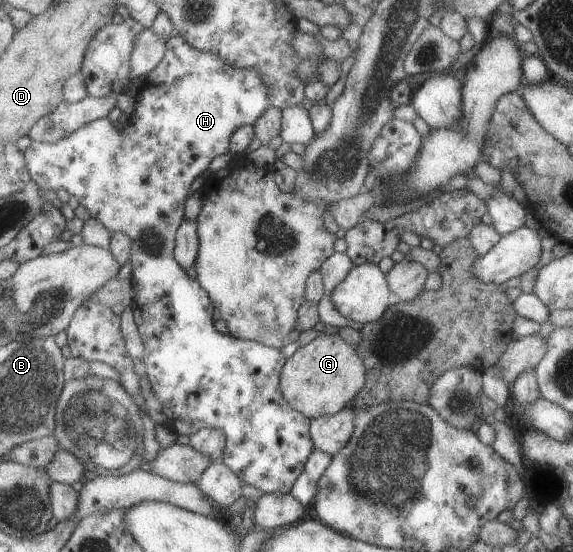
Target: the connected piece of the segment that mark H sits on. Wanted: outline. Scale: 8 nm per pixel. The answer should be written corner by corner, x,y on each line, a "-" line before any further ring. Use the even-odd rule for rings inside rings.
177,35
171,36
165,40
165,51
161,61
147,73
143,78
143,86
138,91
137,97
134,100
134,108
130,115
129,125
125,125
121,129
111,124
109,118
99,118
79,129
75,129
73,133
64,135
63,139
59,139
57,143
43,143
38,141
31,141
31,143
22,151
25,160
25,169
29,172
30,179
37,187
54,191
56,188
65,189
69,195
73,195
78,201
79,206
86,207
89,210
89,215
93,219
97,219
101,225
105,226
113,232
125,233
131,241
129,263
131,263
131,278
132,284
135,288
134,299
131,301
131,313
136,323
137,331
143,342
143,365
145,368
145,375
150,383
150,391
153,392
157,403
159,403
159,411
165,417
164,426
170,431
174,432
177,436
193,435
198,429
205,427
217,427
225,434
226,442
222,451
223,465
229,467
233,473
247,485
255,487
260,494
290,493
291,486
295,483
295,479
299,477
305,460
311,450
313,450
312,441
309,433
309,419
306,418
299,411
291,409
287,405
287,401
283,399
279,391
279,374
284,361
283,354
280,350
273,347
265,346
263,344
253,342
251,340
243,340
227,333
219,333
213,328
213,320
211,319
211,312
214,308
209,296
201,289
201,285
196,279
190,279
187,273
175,261
173,257
173,248
175,247
175,234
176,229
181,225
184,220
184,203
187,199
187,192
189,185
195,177
202,176
205,170
208,169
207,165
211,163
213,157
217,157
220,153
227,153
229,147
229,137
241,125
252,125
253,121
265,111
265,107
269,107
269,97
267,97
267,85
261,79
261,75
255,69
237,69
233,65
227,65
223,59
219,59
217,55
209,53
209,51
197,51
193,47
189,47
183,39

